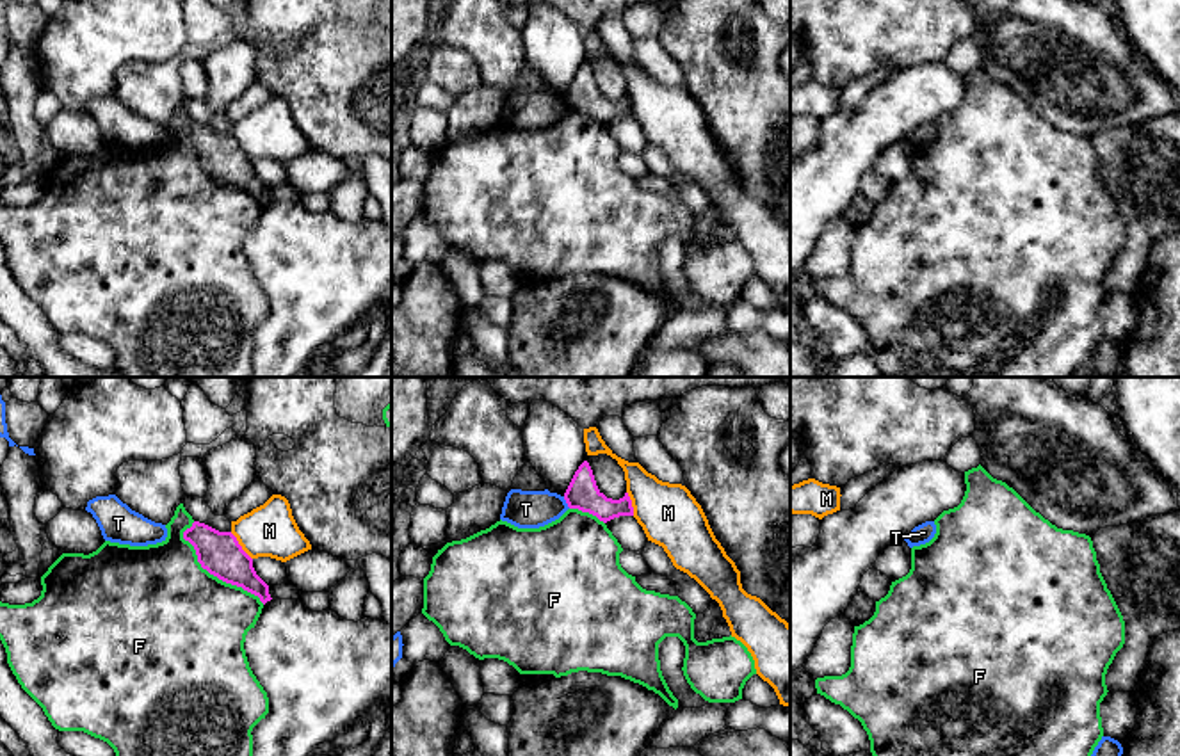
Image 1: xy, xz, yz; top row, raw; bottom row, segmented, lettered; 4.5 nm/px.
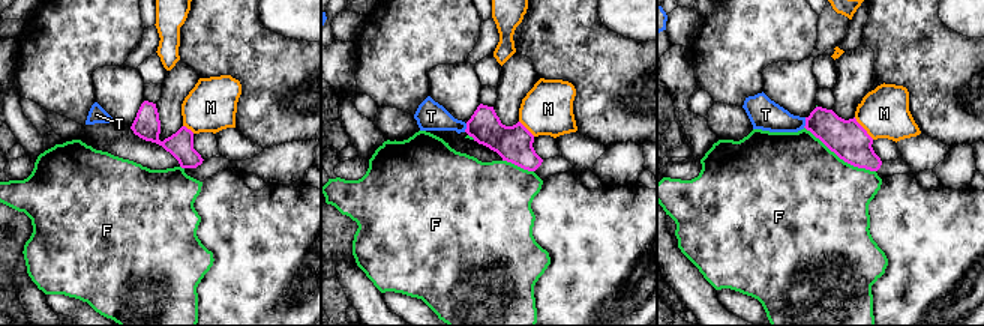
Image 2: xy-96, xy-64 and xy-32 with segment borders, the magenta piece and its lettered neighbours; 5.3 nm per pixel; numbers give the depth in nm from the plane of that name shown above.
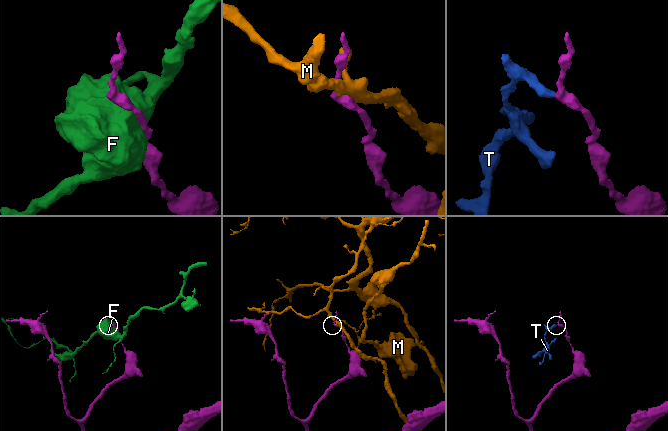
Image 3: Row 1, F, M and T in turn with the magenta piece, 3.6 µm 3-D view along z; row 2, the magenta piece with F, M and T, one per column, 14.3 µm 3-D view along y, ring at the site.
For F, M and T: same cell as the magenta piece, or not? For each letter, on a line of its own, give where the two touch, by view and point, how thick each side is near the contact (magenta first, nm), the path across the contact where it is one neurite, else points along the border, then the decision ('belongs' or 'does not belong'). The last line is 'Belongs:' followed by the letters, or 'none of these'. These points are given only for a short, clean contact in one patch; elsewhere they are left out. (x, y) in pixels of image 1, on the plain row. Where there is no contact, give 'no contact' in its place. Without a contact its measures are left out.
F: contact xy (210, 175); calibres 190 and 500 nm; does not belong
M: contact xy (241, 148); calibres 190 and 240 nm; does not belong
T: contact xz (566, 104); calibres 150 and 180 nm; border xz (563, 98), (570, 109); does not belong
Belongs: none of these

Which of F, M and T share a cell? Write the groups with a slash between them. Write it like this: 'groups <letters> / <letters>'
groups F / M / T

